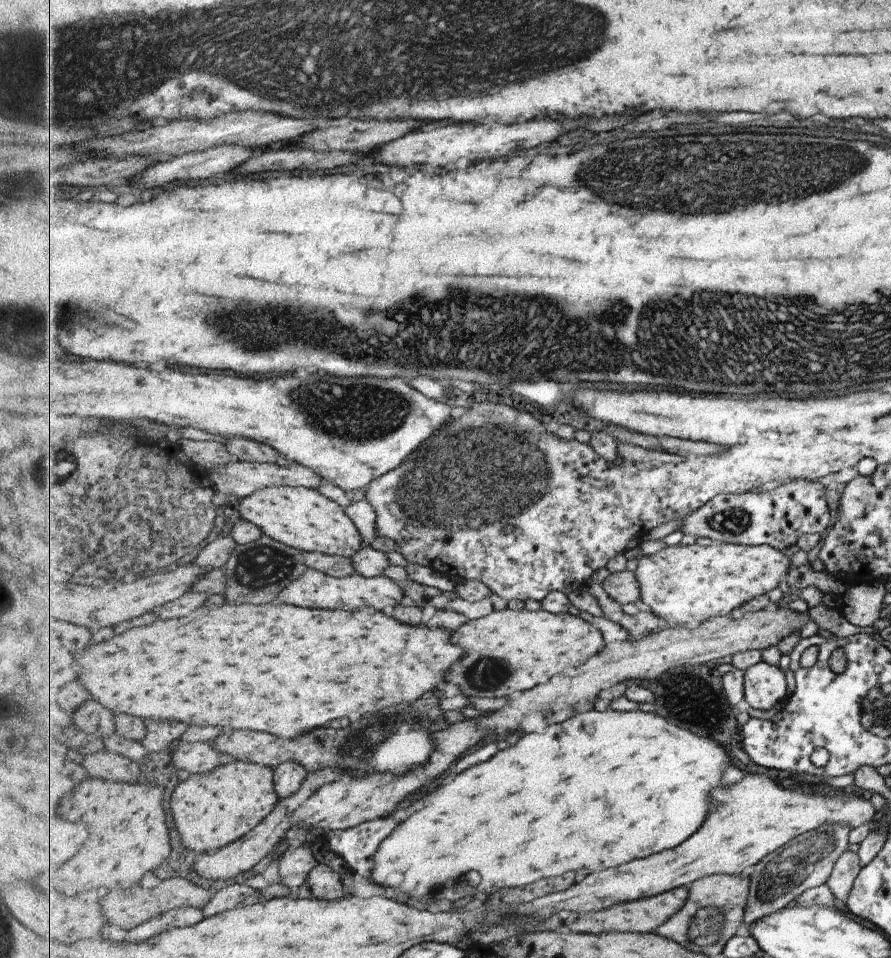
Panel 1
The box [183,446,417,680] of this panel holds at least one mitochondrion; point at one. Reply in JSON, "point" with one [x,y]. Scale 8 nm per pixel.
{"point":[263,567]}

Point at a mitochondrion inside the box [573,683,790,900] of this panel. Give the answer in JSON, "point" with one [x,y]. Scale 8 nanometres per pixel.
{"point":[709,726]}

